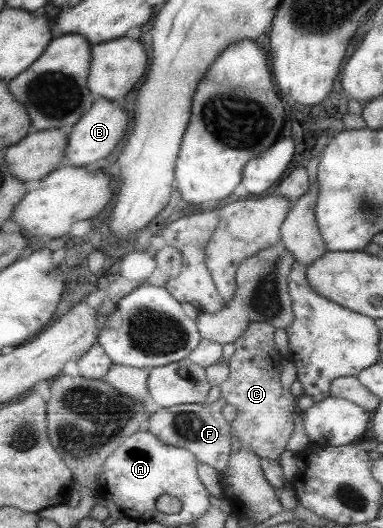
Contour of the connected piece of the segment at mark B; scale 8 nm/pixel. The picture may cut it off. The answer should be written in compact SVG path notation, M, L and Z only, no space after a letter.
M96 97L92 108L83 114L81 120L68 133L65 163L85 167L100 158L106 158L124 138L128 124L130 124L130 116L128 116L128 105L125 101L117 102L104 97Z

